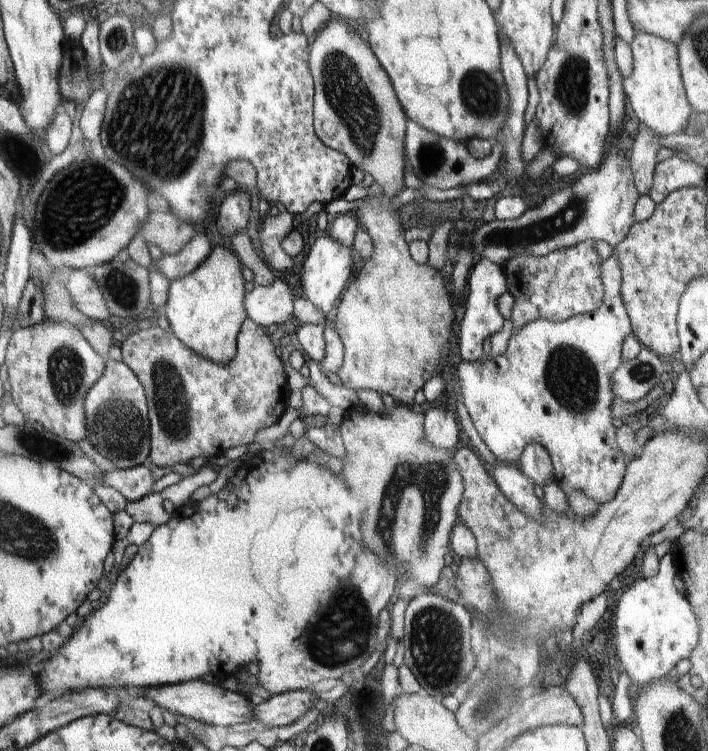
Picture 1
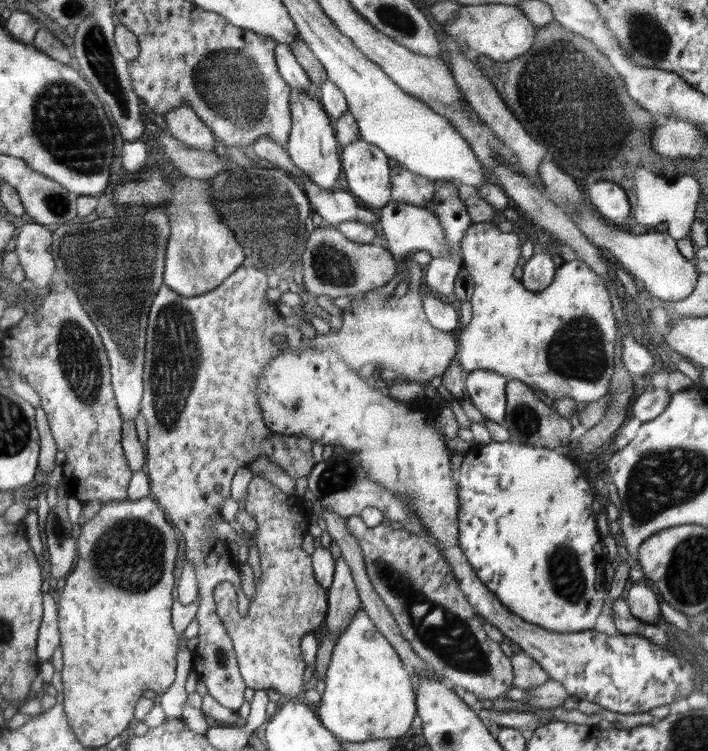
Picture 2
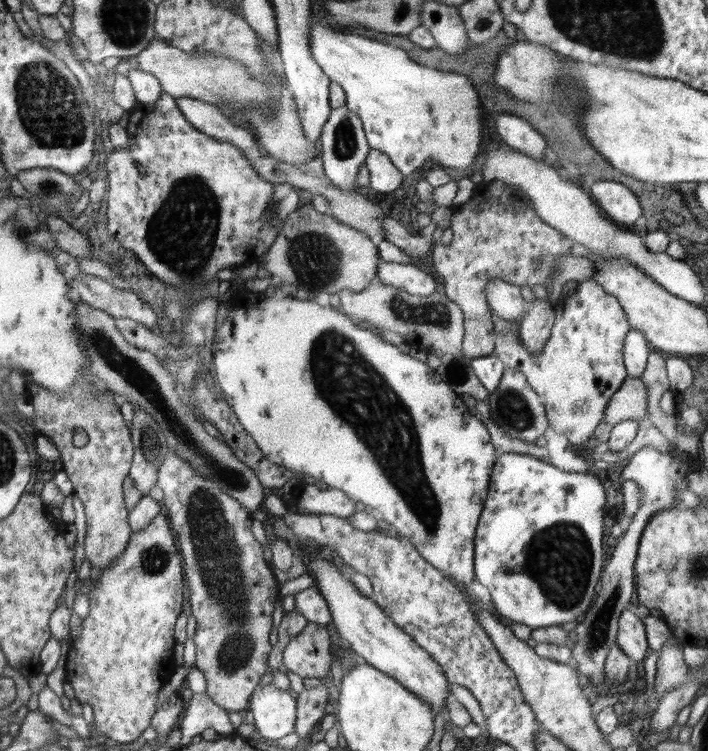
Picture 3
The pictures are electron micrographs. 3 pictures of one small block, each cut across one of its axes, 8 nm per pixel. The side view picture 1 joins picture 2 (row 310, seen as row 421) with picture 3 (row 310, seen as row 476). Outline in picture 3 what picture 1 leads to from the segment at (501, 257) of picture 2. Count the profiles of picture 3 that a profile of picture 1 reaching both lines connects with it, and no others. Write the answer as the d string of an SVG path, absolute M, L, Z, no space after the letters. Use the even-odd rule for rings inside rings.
M591 279L580 282L574 296L562 296L562 300L553 308L554 327L540 355L530 355L521 343L519 335L510 335L510 331L492 332L495 342L493 355L503 363L504 368L515 369L527 378L536 394L543 400L549 426L554 432L564 435L570 445L581 445L594 438L596 427L604 420L608 401L627 377L623 346L631 327L618 300L612 294L604 293L604 289Z

